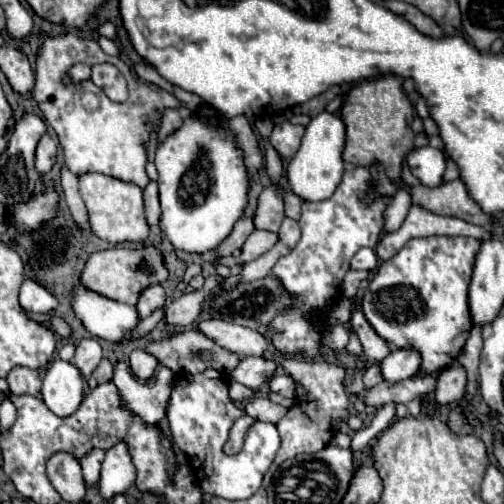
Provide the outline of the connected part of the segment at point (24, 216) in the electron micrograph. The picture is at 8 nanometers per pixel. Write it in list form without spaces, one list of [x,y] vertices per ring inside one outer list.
[[[50,187],[48,193],[42,193],[28,203],[14,205],[14,209],[16,209],[14,223],[16,223],[18,231],[34,231],[40,227],[42,221],[48,221],[56,215],[58,195],[56,195],[54,187]]]

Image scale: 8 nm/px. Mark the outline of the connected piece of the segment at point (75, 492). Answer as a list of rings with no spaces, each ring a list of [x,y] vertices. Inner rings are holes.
[[[56,453],[48,461],[48,477],[54,489],[68,503],[84,501],[86,487],[80,473],[80,463],[68,453]]]

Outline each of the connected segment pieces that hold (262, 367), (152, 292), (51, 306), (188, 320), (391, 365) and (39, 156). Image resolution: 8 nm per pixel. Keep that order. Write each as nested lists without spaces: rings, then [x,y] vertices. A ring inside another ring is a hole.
[[[246,357],[240,361],[240,365],[230,373],[238,383],[260,389],[264,383],[268,383],[278,369],[278,363],[274,359],[266,357]]]
[[[152,285],[152,287],[148,287],[148,289],[144,289],[144,291],[142,291],[142,295],[140,295],[140,299],[138,299],[136,309],[138,309],[140,317],[148,317],[154,309],[164,307],[164,301],[166,301],[164,289],[162,289],[160,285]]]
[[[24,279],[20,287],[20,305],[30,313],[50,313],[58,307],[58,299],[34,279]]]
[[[190,291],[180,295],[168,309],[166,309],[166,321],[170,325],[192,325],[196,317],[202,313],[206,301],[206,291]]]
[[[394,349],[382,363],[380,363],[380,371],[382,377],[390,383],[398,383],[404,379],[410,379],[418,373],[420,367],[420,355],[412,349]]]
[[[46,133],[42,135],[38,147],[36,147],[36,169],[40,173],[48,173],[52,169],[52,165],[56,163],[56,143],[52,141],[52,137]]]

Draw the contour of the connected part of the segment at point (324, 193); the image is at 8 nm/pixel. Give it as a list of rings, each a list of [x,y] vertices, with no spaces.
[[[322,111],[320,115],[312,117],[306,133],[302,137],[302,145],[292,157],[286,177],[288,185],[294,195],[298,195],[302,201],[316,203],[320,199],[328,199],[332,191],[340,185],[340,179],[344,175],[344,161],[342,161],[342,149],[344,149],[344,123],[340,117]]]

